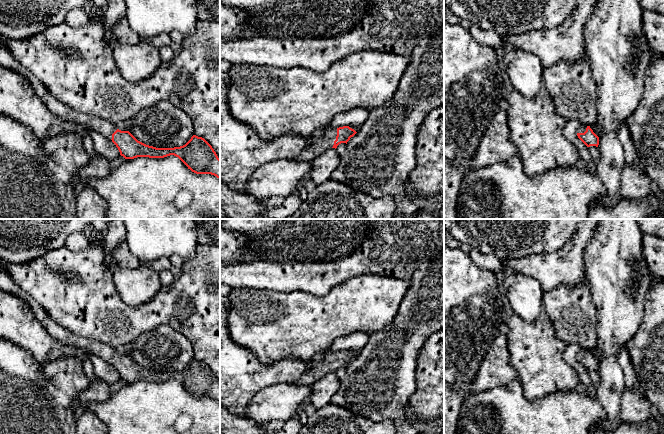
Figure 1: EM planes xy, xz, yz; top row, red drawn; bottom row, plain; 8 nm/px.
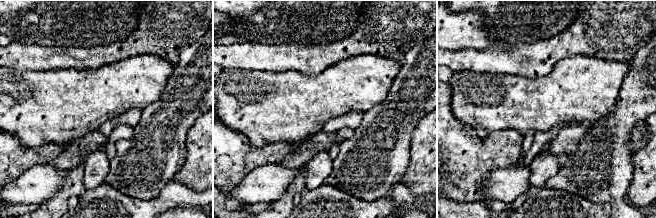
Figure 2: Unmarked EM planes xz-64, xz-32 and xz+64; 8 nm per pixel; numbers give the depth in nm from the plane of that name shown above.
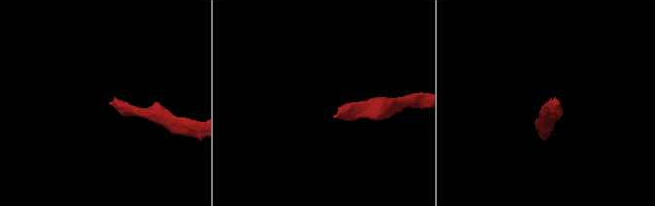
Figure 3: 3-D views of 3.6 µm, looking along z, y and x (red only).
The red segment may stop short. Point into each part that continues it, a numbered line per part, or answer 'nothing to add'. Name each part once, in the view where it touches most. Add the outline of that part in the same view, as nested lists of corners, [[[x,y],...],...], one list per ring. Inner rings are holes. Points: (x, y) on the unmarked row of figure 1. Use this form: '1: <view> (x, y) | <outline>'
1: xz (318, 368) | [[[327,352],[322,361],[314,360],[296,380],[295,385],[311,386],[322,375],[332,372],[337,360],[337,352]]]

